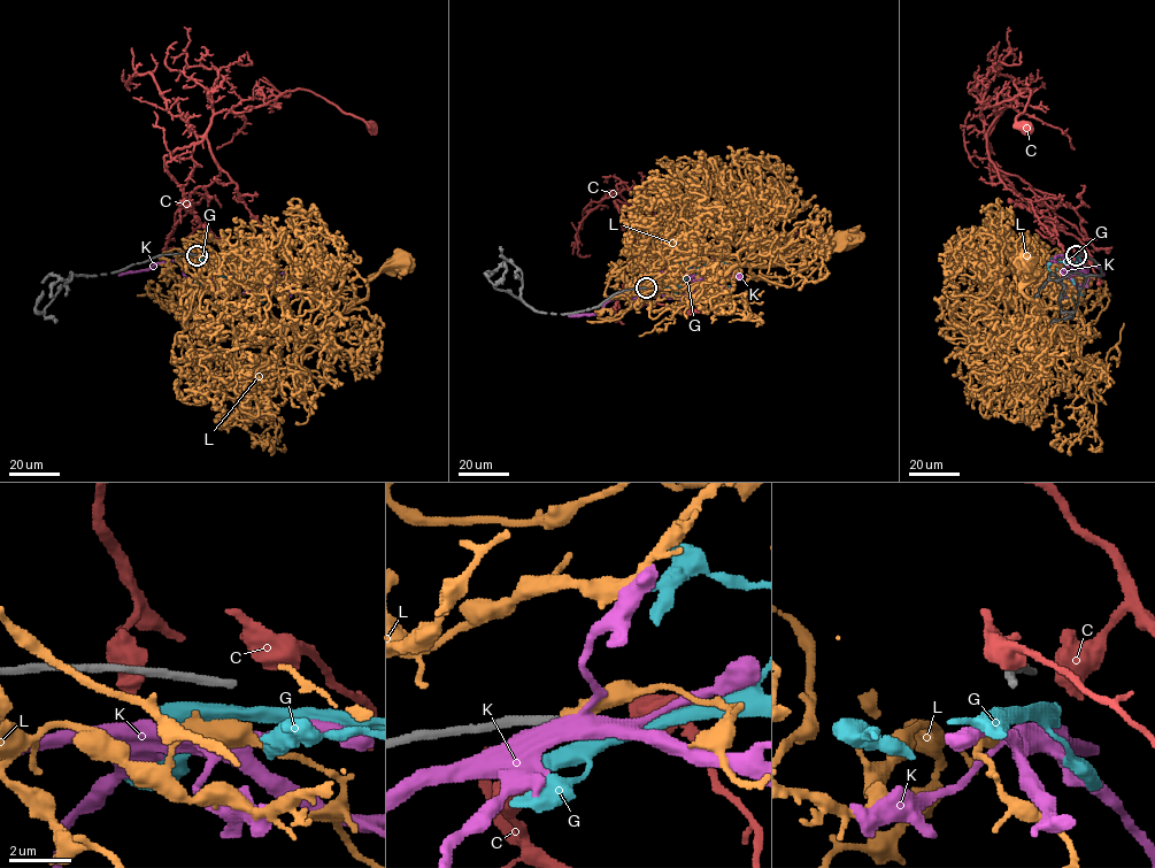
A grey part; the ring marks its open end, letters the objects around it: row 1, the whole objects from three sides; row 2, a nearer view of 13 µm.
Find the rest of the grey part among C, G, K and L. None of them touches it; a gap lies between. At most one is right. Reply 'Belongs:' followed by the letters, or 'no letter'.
Belongs: no letter

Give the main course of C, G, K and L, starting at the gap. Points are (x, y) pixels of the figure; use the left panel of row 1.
C: (199, 253), (186, 240), (200, 222), (183, 186), (215, 114), (301, 89), (371, 129)
G: (197, 256), (245, 264), (263, 283), (261, 298), (249, 292)
K: (197, 259), (225, 271), (255, 274), (217, 289), (210, 277)
L: (195, 258), (217, 277), (208, 277), (193, 304), (262, 342), (307, 338), (366, 298), (368, 282), (398, 261)

